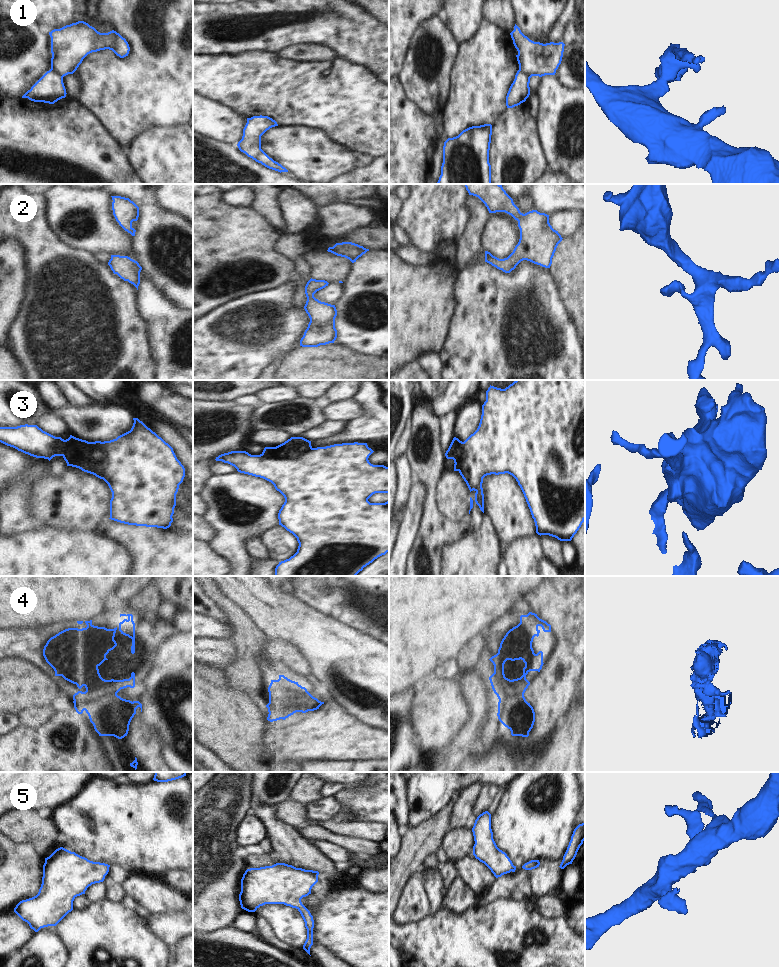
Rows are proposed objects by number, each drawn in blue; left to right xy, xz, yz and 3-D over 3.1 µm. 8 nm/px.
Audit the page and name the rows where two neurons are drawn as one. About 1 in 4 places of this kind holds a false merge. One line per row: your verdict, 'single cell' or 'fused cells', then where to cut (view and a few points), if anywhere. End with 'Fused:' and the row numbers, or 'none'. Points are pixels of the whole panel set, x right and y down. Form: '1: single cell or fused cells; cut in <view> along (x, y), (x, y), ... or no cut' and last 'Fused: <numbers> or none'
1: fused cells; cut in xy along (51, 68), (62, 77)
2: single cell; no cut
3: single cell; no cut
4: fused cells; cut in xz along (302, 687), (297, 706), (280, 708), (273, 703), (268, 709)
5: single cell; no cut
Fused: 1, 4

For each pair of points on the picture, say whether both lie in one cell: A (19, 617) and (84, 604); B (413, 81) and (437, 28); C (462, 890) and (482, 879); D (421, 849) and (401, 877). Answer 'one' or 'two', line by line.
A: one
B: one
C: two
D: one

